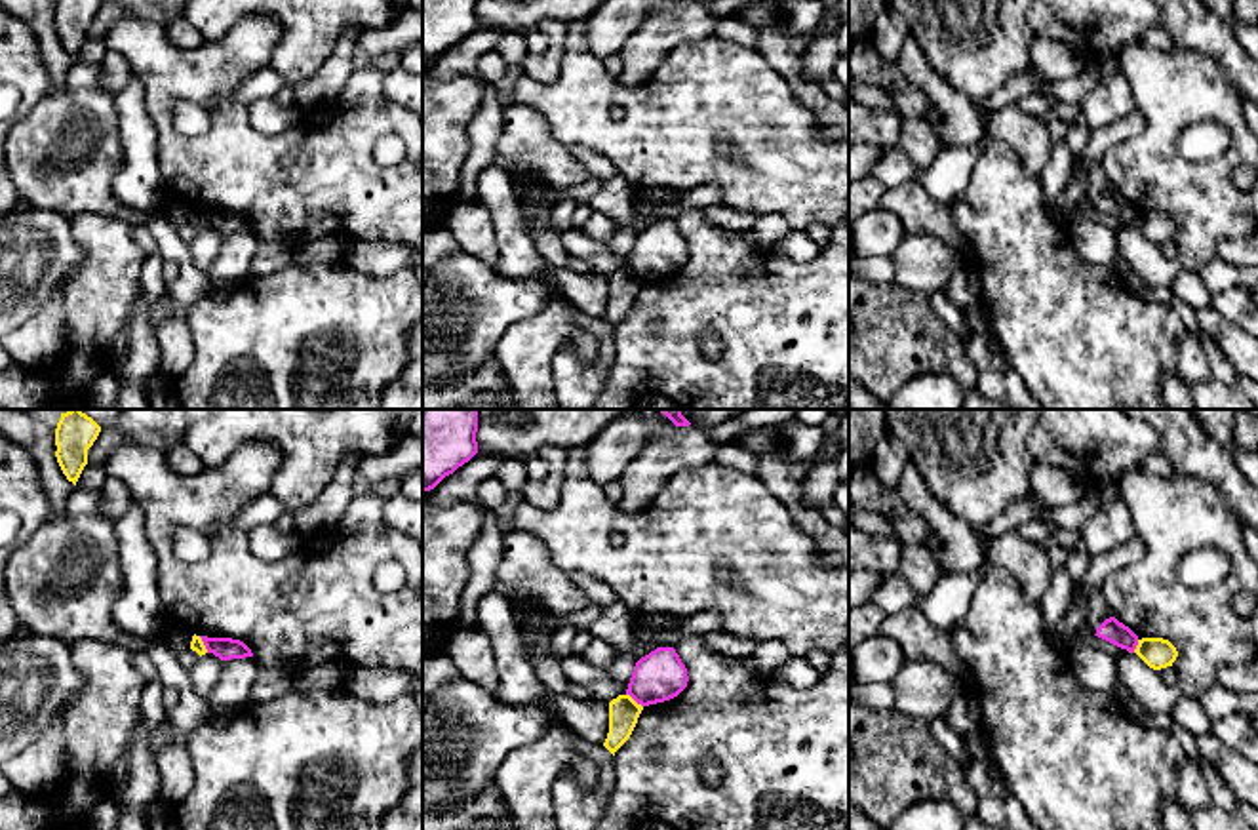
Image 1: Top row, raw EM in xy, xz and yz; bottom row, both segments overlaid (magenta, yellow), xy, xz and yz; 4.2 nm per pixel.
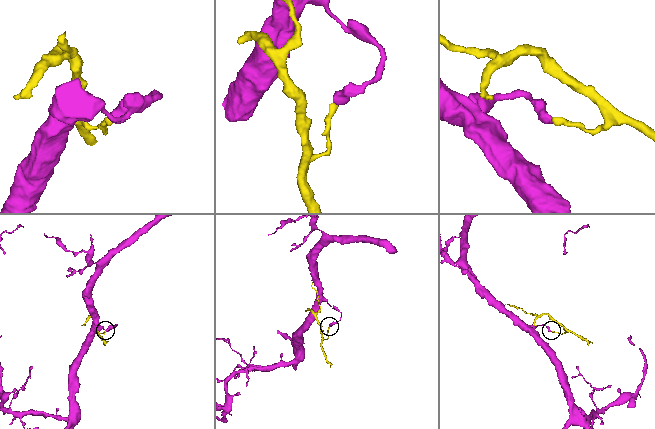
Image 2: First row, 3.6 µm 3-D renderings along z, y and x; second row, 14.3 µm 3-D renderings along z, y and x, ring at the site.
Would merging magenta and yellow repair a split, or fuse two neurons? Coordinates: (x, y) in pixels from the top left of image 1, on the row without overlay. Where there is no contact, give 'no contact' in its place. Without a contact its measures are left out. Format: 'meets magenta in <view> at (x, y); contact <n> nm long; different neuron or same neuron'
meets magenta in xy at (204, 217); contact 80 nm long; different neuron

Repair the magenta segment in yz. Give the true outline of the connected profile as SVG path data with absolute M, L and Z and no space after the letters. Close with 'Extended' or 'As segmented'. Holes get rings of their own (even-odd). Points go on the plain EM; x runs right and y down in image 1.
M1115 190L1106 192L1098 202L1096 208L1098 211L1127 223L1129 227L1134 227L1136 219L1138 219L1138 209L1125 200L1123 196L1119 196Z. As segmented

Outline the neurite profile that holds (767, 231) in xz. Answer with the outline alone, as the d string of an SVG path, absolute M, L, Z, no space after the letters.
M780 213L761 215L756 219L754 227L744 230L744 236L763 247L775 247L796 228Z

